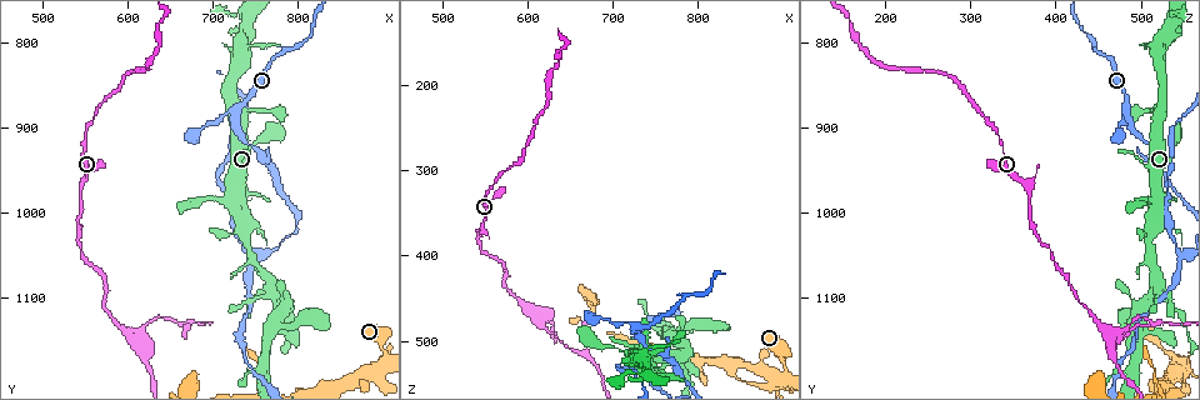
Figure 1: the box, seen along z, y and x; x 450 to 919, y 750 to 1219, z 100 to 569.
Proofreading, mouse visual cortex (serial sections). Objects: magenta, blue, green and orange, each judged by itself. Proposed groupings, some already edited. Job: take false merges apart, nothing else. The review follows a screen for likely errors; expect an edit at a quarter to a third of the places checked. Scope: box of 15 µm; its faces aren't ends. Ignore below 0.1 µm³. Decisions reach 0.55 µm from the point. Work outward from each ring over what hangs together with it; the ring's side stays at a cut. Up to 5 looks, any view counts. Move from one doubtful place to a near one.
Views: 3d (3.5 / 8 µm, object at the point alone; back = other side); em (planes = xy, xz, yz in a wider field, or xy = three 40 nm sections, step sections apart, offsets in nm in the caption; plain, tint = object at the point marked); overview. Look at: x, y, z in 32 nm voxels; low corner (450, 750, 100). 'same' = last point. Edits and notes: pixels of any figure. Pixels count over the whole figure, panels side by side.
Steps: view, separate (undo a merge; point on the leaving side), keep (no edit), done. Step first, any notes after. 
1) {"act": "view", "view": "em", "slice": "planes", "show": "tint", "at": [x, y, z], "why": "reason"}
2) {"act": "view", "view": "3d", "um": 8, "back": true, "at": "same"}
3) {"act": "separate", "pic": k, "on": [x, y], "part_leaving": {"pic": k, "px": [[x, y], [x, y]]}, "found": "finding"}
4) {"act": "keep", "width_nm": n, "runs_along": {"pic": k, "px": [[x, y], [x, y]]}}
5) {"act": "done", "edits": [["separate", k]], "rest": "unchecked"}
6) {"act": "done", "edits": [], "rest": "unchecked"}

{"act": "view", "view": "3d", "um": 3.5, "back": true, "at": [725, 885, 485], "why": "arms part here"}

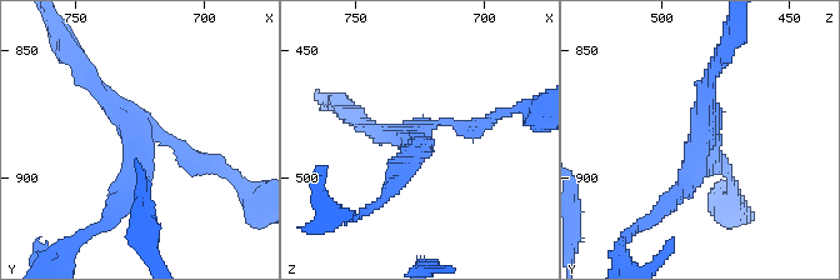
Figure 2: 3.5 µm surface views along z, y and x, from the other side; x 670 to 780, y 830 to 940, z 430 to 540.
{"act": "view", "view": "em", "slice": "xy", "step": 2, "show": "tint", "at": [726, 881, 484], "arms": 3, "arm_widths_nm": [150, 200, 300], "why": "shape alone is not enough"}

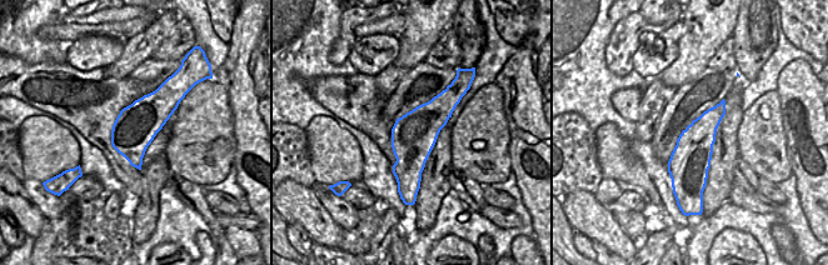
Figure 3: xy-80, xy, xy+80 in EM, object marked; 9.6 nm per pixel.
{"act": "view", "view": "em", "slice": "xy", "step": 5, "show": "tint", "at": "same"}

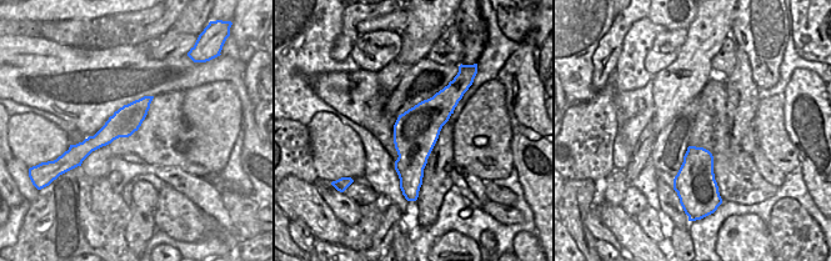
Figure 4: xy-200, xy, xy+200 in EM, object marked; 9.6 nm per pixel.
{"act": "keep", "runs_along": {"pic": 2, "px": [[718, 65], [691, 176], [669, 203]]}, "found": "one cell here"}

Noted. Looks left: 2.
{"act": "view", "view": "3d", "um": 3.5, "at": [735, 1035, 540], "why": "abrupt turn"}

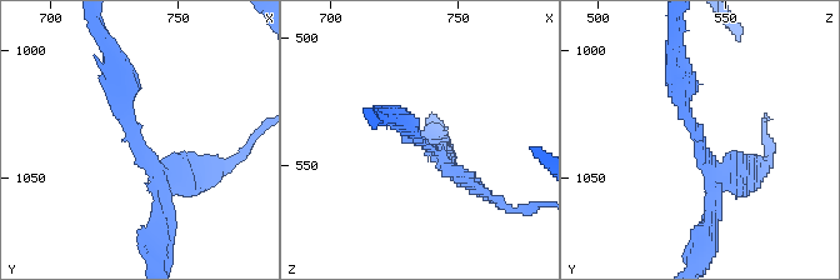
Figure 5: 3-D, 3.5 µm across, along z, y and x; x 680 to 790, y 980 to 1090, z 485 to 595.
{"act": "view", "view": "em", "slice": "xy", "step": 5, "show": "tint", "at": [736, 1038, 540], "arm_widths_nm": [200, 250]}

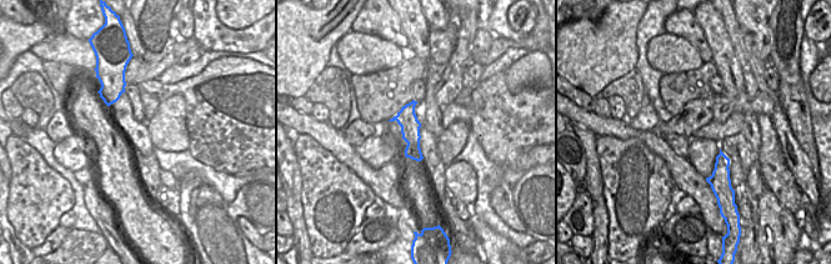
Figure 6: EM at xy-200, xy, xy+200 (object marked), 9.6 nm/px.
{"act": "separate", "pic": 5, "on": [155, 226], "part_leaving": {"pic": 5, "px": [[160, 173], [138, 145], [115, 69]]}, "found": "a second cell is stuck on"}

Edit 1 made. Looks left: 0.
{"act": "done", "edits": [["separate", 5]], "rest": "unchecked"}

